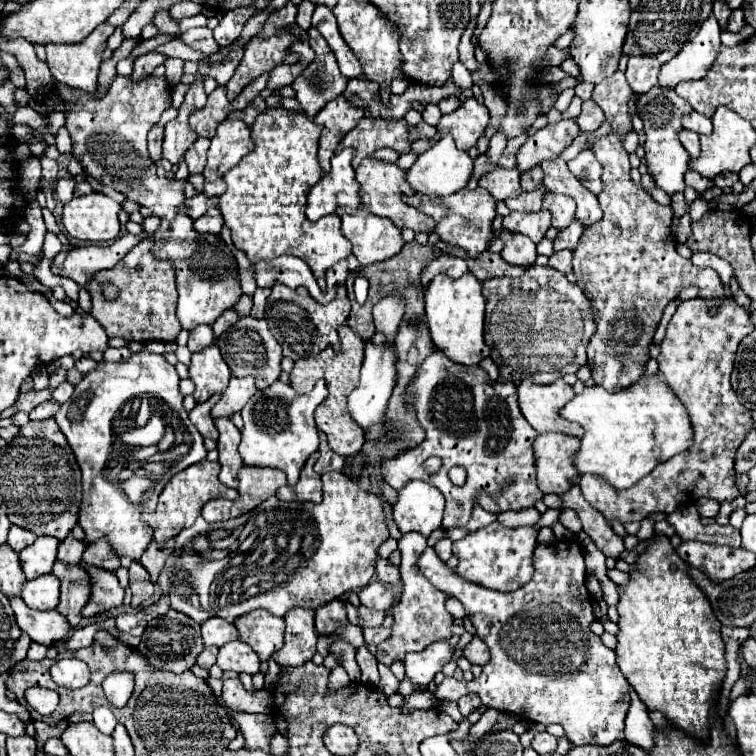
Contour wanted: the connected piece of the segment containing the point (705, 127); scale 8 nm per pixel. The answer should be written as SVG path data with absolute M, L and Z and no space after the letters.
M691 112L683 118L683 128L687 130L693 130L697 134L711 134L713 126L711 126L711 120L707 116L701 116L699 112Z

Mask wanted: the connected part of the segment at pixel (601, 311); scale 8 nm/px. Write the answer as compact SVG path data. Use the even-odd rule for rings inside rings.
M621 70L599 82L593 90L593 100L615 130L591 146L603 166L603 192L597 196L603 220L585 228L579 246L573 250L577 286L595 302L597 330L587 348L587 366L591 368L595 384L609 392L627 388L639 380L649 360L649 346L663 310L685 286L695 284L701 292L699 296L715 304L715 308L725 294L717 272L711 268L697 268L691 260L677 254L675 238L671 234L671 208L657 204L647 192L637 188L629 176L629 154L621 146L621 138L633 128L627 106L631 94L633 90Z

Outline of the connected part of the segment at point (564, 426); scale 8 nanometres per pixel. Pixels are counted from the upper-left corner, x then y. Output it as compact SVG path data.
M529 378L519 382L519 408L527 422L539 432L559 432L583 438L581 426L561 418L559 410L575 396L573 388L563 380L551 384L537 384Z

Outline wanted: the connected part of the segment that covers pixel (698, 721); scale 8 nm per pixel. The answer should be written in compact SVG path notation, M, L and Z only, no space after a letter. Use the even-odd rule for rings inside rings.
M655 534L655 540L653 544L649 544L637 558L633 570L629 570L629 582L625 586L617 586L619 590L619 604L617 604L617 612L619 612L619 632L617 632L617 648L615 648L615 654L617 654L617 666L621 668L623 676L629 680L629 684L635 688L635 692L639 694L639 698L645 702L645 706L649 710L659 710L671 724L675 724L677 728L685 730L687 734L691 736L697 736L697 738L707 738L709 734L709 710L715 706L715 690L717 686L723 682L725 678L725 644L721 640L721 622L715 618L713 614L713 608L709 606L709 600L705 598L703 590L689 578L689 572L687 572L687 564L677 556L675 548L671 546L669 538L665 534Z

